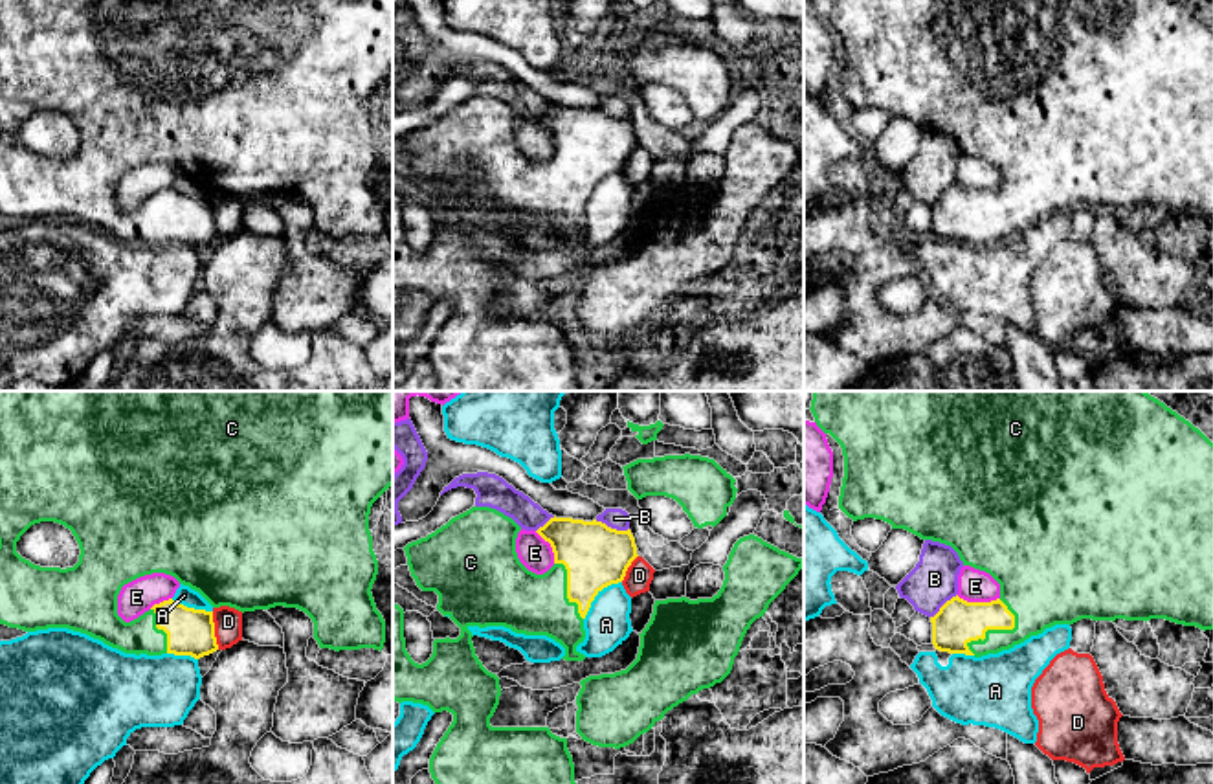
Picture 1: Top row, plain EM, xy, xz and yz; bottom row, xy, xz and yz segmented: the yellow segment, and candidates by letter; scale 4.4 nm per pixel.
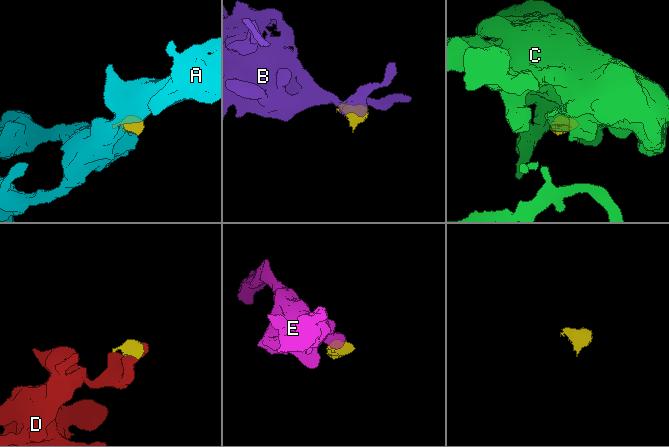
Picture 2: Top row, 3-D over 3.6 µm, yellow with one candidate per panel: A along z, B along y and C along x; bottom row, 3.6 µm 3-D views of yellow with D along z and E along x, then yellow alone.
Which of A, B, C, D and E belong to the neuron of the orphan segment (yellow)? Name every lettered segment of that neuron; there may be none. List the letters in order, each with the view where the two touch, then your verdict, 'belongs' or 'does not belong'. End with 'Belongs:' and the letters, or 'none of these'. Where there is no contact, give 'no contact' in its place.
A: meets yellow in xz; does not belong
B: meets yellow in xz; does not belong
C: meets yellow in yz; belongs
D: meets yellow in xy; does not belong
E: meets yellow in yz; does not belong
Belongs: C

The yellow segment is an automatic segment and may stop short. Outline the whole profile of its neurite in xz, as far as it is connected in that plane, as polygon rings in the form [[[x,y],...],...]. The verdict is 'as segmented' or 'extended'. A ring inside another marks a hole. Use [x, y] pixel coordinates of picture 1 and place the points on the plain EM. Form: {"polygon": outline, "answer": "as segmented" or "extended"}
{"polygon": [[[472,95],[435,121],[404,136],[411,165],[422,180],[439,184],[437,198],[459,217],[457,228],[435,228],[431,246],[418,253],[406,239],[404,198],[393,191],[393,288],[448,299],[453,310],[429,347],[439,391],[578,391],[574,353],[567,327],[549,316],[492,316],[501,275],[488,261],[472,231],[470,215],[505,215],[516,222],[547,224],[565,237],[565,250],[584,250],[576,239],[585,228],[584,207],[595,185],[624,169],[639,145],[631,119],[617,119],[602,110],[551,106],[536,121],[551,132],[554,154],[536,163],[517,147],[521,116],[490,95]]], "answer": "extended"}

